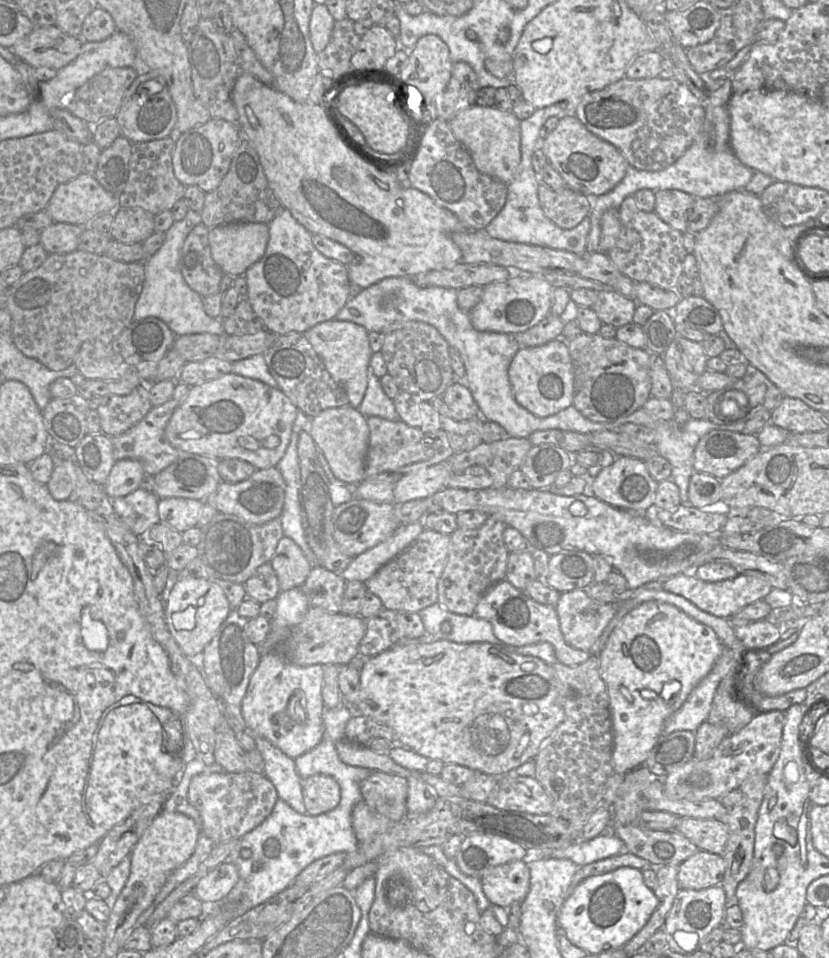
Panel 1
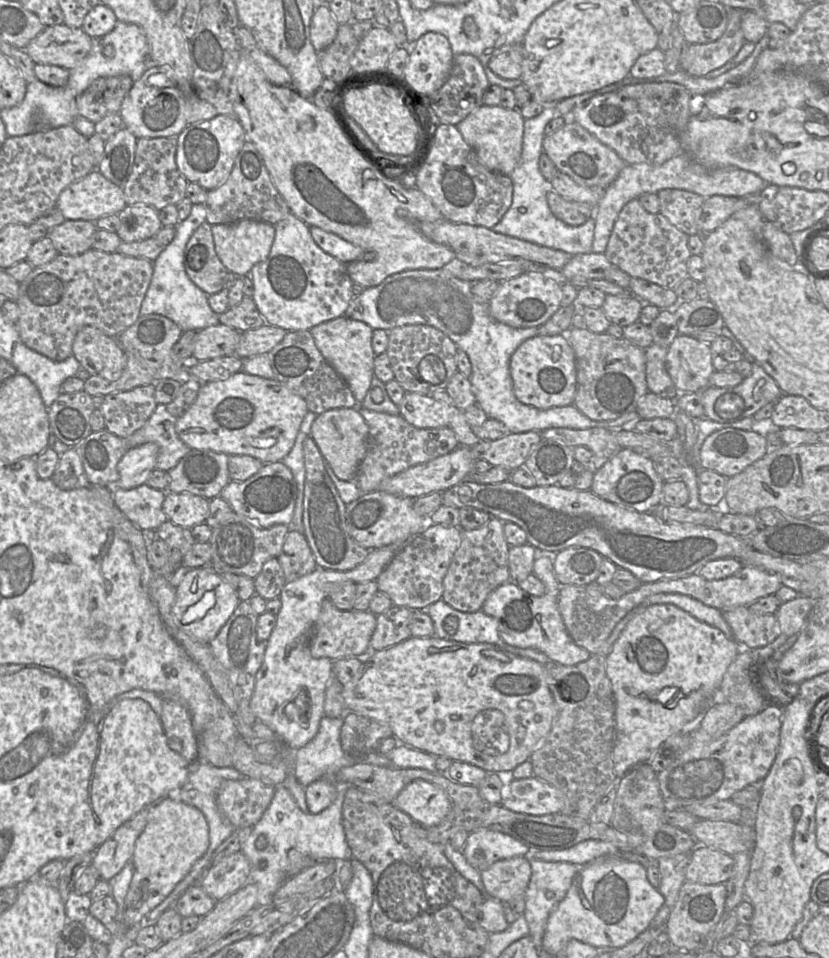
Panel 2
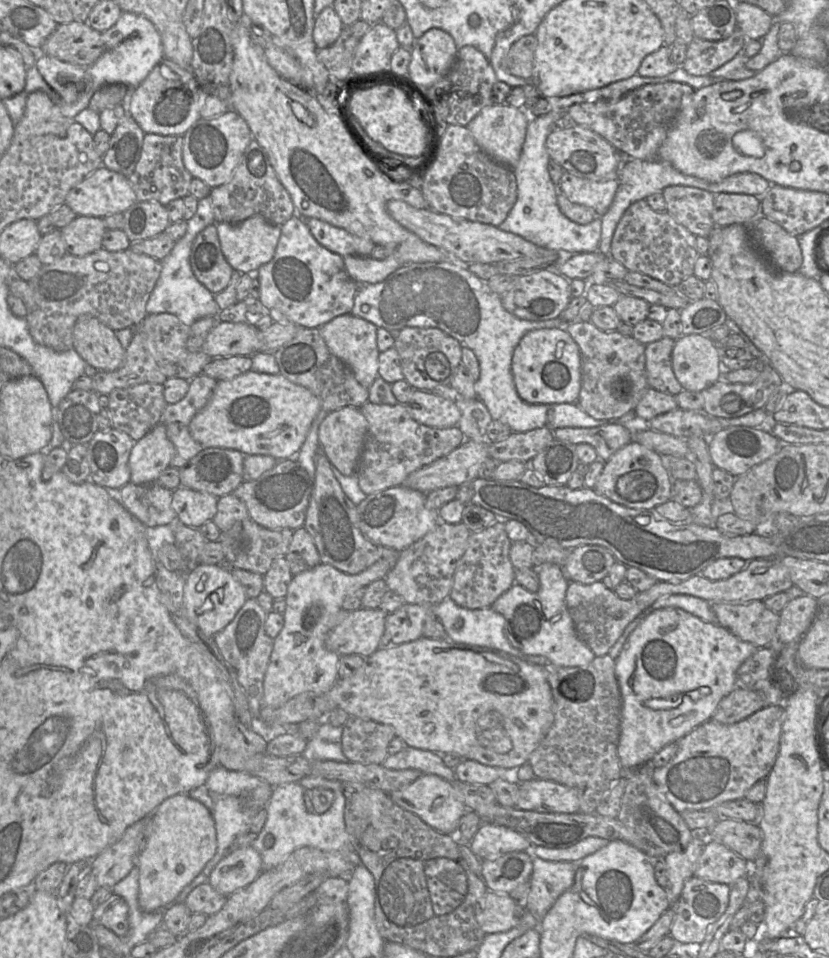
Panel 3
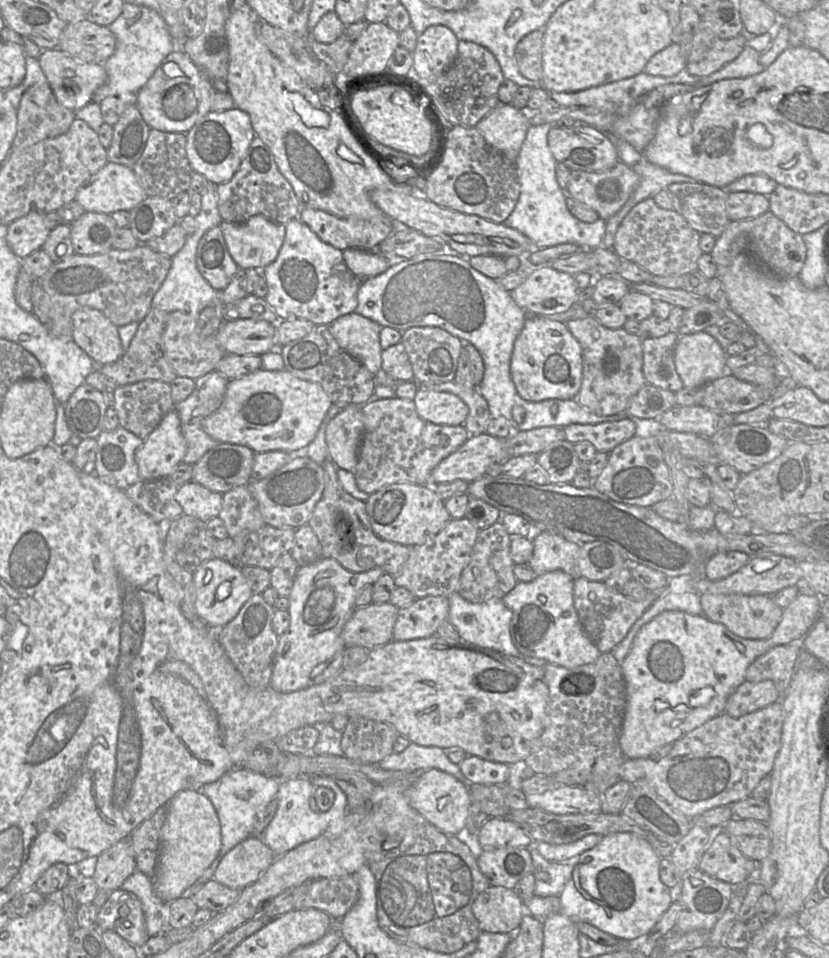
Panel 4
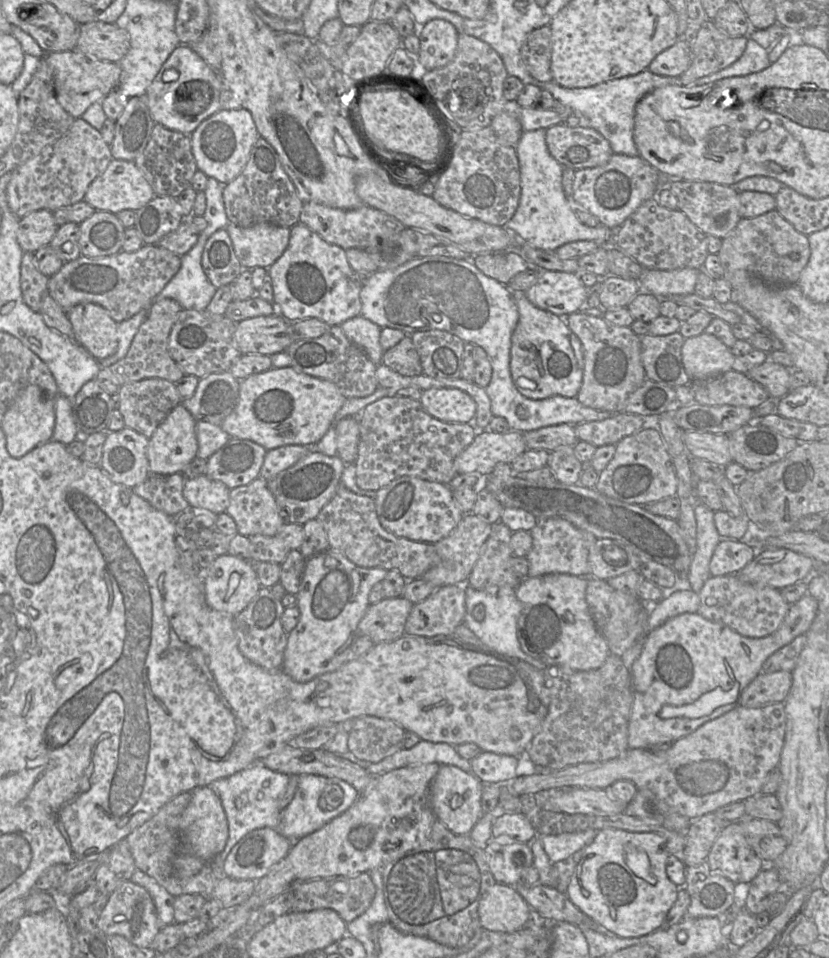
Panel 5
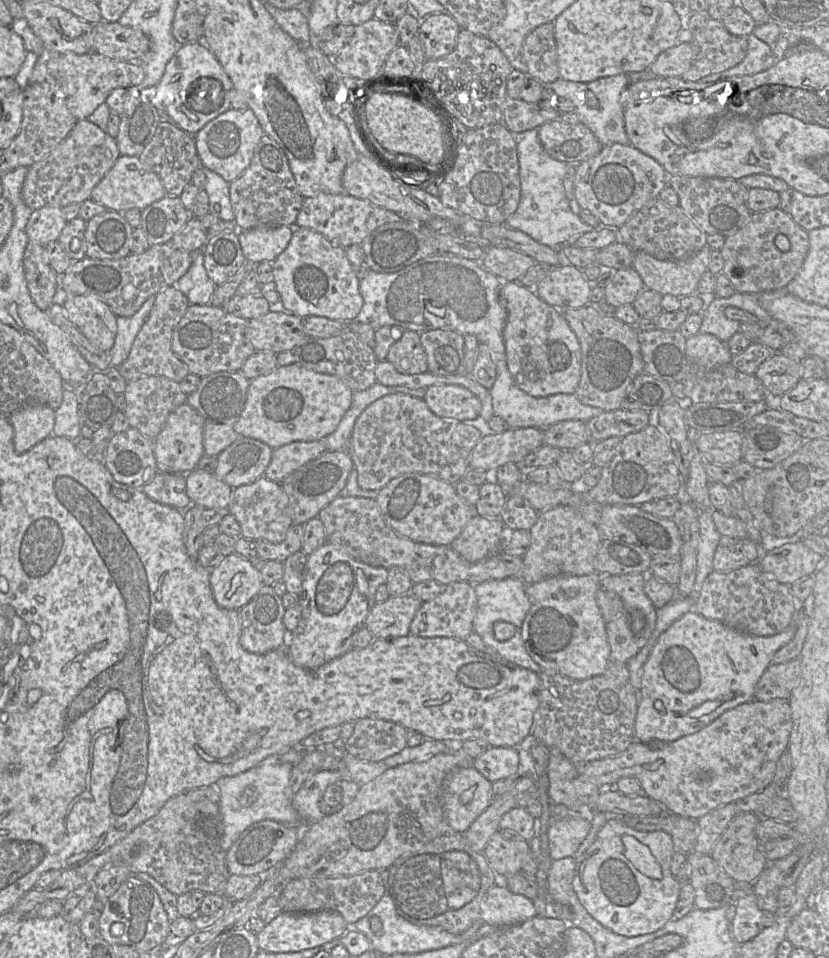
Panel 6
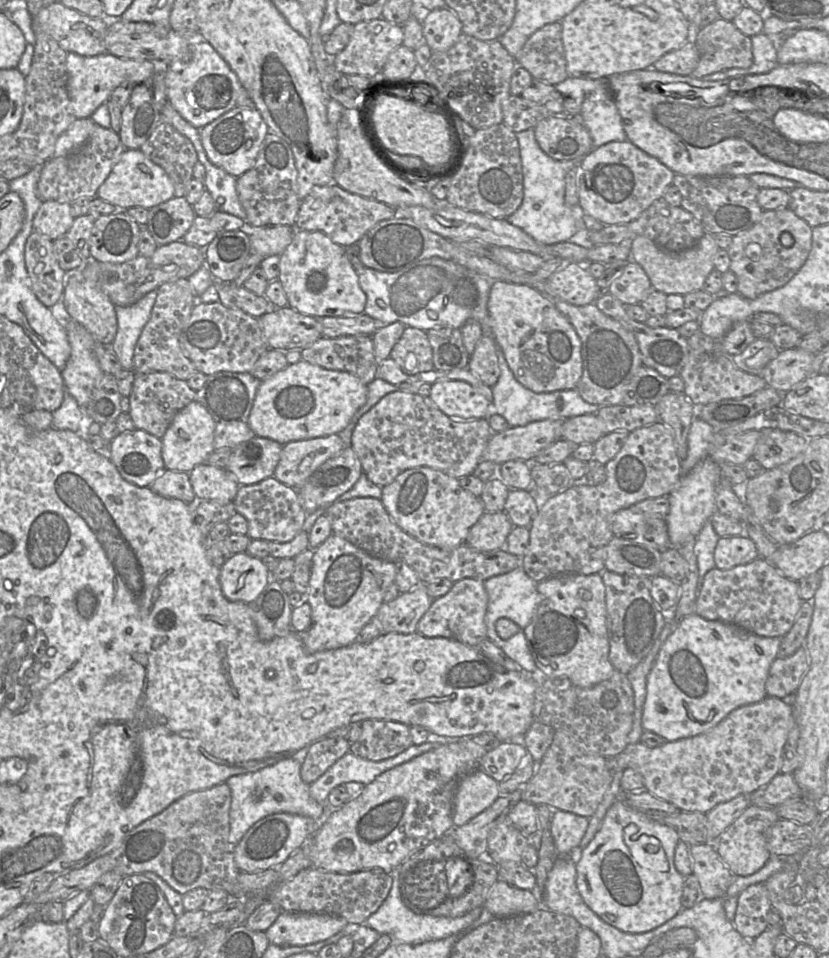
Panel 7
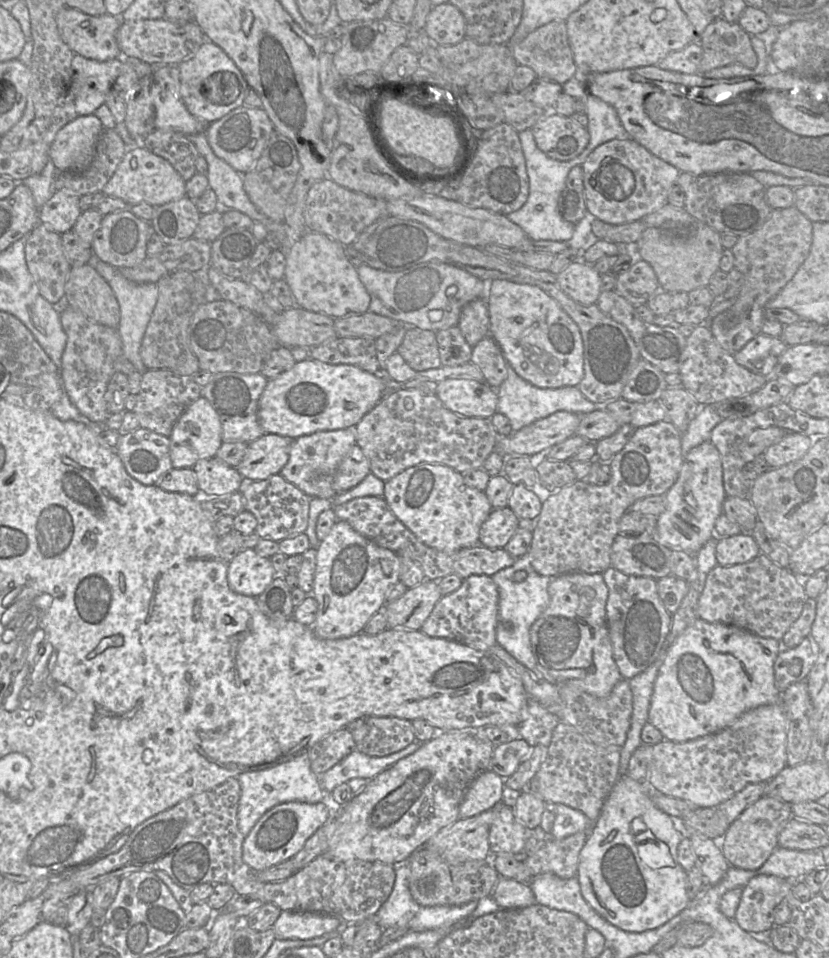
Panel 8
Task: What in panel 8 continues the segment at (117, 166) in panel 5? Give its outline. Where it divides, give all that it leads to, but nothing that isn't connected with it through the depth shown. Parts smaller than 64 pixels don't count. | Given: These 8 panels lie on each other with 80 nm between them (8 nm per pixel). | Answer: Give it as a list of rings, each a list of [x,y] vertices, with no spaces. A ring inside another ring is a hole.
[[[142,145],[129,147],[111,179],[101,190],[106,196],[121,198],[129,206],[147,203],[154,207],[186,196],[186,181],[164,158]]]

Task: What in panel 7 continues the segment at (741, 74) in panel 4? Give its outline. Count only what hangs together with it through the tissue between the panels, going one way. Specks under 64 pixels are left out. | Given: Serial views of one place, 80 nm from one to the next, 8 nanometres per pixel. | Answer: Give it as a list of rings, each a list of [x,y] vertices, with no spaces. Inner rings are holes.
[[[759,33],[751,38],[753,64],[749,68],[731,68],[703,76],[705,81],[724,80],[739,76],[763,74],[775,68],[777,63],[777,50],[773,47],[769,37]]]

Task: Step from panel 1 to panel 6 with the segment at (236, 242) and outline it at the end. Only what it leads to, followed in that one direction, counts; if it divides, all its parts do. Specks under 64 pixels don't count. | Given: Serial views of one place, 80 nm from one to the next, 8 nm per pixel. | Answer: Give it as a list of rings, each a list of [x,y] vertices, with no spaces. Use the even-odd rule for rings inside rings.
[[[258,226],[237,231],[245,258],[255,264],[274,261],[286,249],[293,233],[291,226]]]

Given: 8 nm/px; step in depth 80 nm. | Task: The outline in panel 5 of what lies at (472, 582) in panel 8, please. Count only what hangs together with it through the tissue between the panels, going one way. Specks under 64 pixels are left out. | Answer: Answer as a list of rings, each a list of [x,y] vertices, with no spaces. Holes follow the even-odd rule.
[[[465,585],[437,588],[424,601],[414,604],[404,627],[404,635],[451,636],[464,623],[466,614]]]

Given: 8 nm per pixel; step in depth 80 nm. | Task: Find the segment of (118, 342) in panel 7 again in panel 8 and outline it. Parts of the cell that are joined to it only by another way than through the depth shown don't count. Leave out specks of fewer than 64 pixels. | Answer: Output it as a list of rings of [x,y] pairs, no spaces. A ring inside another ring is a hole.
[[[93,254],[87,262],[93,266],[97,272],[108,282],[112,288],[120,307],[120,322],[118,332],[122,341],[123,355],[133,364],[135,369],[141,373],[147,369],[140,356],[140,347],[146,328],[152,317],[154,308],[158,300],[157,283],[138,283],[127,279],[121,269],[103,262]]]

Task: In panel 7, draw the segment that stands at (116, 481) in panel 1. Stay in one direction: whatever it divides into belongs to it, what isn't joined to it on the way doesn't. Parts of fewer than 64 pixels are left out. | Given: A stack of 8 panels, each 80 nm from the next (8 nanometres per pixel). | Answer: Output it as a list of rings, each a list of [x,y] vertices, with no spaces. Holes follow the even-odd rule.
[[[196,400],[181,409],[161,438],[161,454],[166,470],[190,473],[197,465],[206,463],[214,452],[215,422],[207,409]]]

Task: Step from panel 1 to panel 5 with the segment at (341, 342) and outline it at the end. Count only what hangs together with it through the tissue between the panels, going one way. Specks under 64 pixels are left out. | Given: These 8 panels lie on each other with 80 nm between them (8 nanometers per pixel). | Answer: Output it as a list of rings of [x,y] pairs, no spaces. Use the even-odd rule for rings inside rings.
[[[362,315],[350,318],[339,326],[346,337],[359,346],[376,366],[382,363],[384,351],[380,345],[381,327]]]

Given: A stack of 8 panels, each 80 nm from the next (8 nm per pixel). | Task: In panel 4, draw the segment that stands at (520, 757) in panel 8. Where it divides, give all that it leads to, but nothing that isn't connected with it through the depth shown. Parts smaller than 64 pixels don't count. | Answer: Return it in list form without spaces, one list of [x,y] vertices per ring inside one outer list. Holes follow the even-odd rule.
[[[467,756],[458,766],[462,774],[473,784],[504,785],[510,777],[510,765],[477,756]]]

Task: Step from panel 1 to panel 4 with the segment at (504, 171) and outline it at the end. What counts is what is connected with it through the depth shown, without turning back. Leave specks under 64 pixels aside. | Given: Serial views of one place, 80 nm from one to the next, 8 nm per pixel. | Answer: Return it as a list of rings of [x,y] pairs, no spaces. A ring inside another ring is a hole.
[[[499,103],[475,128],[491,146],[516,161],[529,126],[526,111],[521,111],[511,103]]]

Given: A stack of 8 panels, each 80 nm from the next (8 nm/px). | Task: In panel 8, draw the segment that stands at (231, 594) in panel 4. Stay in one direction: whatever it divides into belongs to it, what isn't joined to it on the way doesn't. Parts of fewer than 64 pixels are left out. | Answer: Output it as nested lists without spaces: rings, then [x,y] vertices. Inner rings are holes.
[[[254,548],[241,551],[228,563],[230,589],[245,596],[259,596],[276,575],[270,559],[258,555]]]

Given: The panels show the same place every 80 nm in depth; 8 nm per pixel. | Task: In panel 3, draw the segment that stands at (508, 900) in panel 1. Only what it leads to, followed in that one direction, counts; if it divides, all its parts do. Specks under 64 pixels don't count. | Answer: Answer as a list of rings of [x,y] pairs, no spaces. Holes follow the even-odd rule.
[[[525,851],[510,852],[495,859],[482,860],[482,878],[488,890],[511,893],[530,880],[533,863]]]

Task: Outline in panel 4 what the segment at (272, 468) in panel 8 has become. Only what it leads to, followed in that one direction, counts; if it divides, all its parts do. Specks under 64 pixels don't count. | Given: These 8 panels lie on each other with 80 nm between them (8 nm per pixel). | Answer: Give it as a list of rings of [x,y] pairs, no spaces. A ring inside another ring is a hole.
[[[220,443],[193,464],[192,481],[224,494],[251,481],[255,454],[245,445]]]

